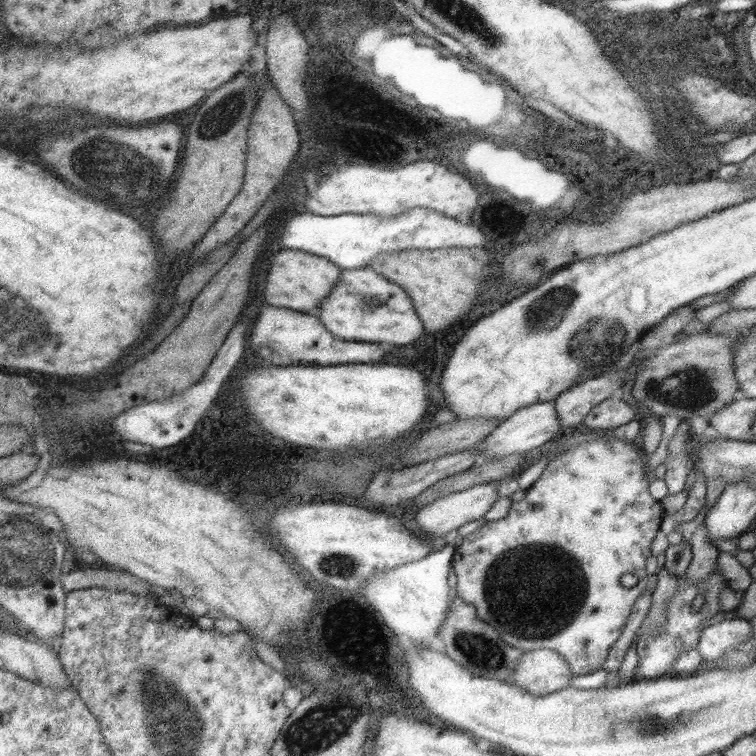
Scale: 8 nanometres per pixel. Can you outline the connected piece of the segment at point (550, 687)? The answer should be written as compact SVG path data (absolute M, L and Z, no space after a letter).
M548 649L525 651L515 664L511 684L533 696L543 696L569 686L573 673L563 656Z

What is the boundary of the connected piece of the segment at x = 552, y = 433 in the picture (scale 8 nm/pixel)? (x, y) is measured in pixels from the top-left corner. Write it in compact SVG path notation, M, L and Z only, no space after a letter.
M543 401L529 404L521 407L511 413L506 419L498 422L498 424L471 449L477 449L479 459L473 462L473 466L481 464L483 461L493 461L493 459L501 459L513 453L525 453L531 448L537 448L541 444L545 444L547 440L554 439L558 436L559 417L557 411L553 410L552 401Z

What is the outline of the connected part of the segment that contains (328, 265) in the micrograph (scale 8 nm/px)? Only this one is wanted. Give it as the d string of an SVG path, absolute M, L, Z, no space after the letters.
M281 249L275 253L265 275L262 302L269 306L281 306L302 313L316 313L317 306L327 298L329 290L337 284L341 269L330 260L307 252Z

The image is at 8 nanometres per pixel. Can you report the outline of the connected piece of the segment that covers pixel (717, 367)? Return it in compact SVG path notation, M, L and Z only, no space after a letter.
M698 333L686 336L673 344L665 344L653 350L653 356L643 362L635 373L631 396L638 406L640 418L660 417L673 414L678 419L687 416L709 417L731 404L738 397L739 385L735 379L733 344L740 334L717 334L709 336Z

